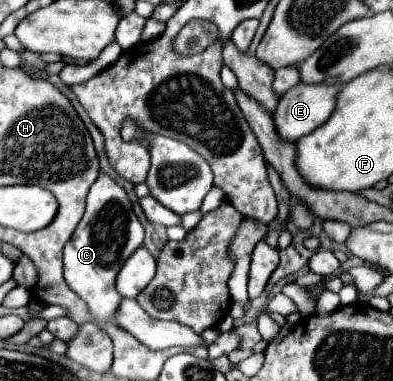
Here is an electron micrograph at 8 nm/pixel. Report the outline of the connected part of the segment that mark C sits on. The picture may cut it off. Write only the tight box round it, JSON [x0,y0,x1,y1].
[63,174,143,322]

